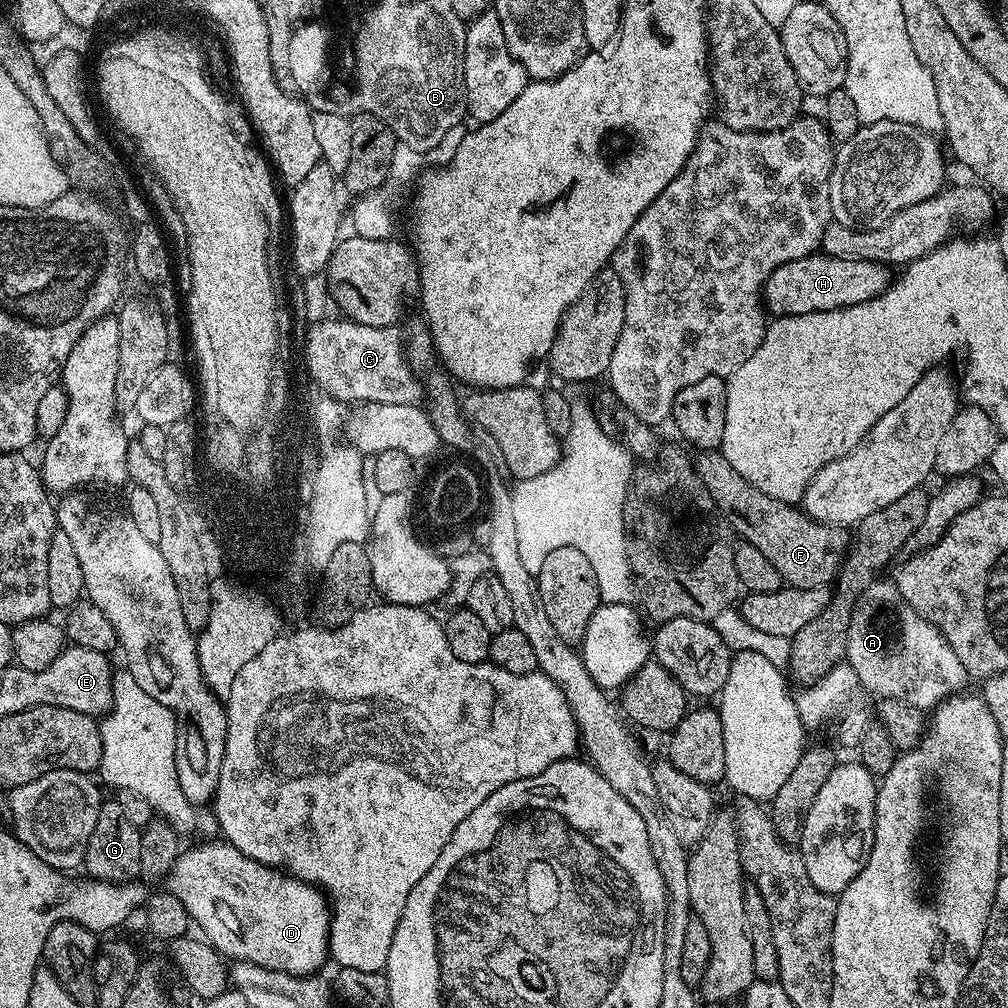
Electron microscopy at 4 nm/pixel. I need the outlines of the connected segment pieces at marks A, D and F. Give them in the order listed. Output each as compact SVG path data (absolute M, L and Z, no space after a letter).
M877 578L861 596L857 596L850 614L850 626L846 638L846 662L858 676L863 691L873 692L876 698L901 700L917 710L935 709L950 696L963 693L964 683L970 680L968 672L958 662L958 654L950 650L950 642L922 614L907 604L891 579Z
M223 838L212 839L216 840L198 848L185 847L166 877L167 891L172 892L174 898L182 902L182 906L186 906L189 921L204 931L201 932L203 939L232 962L253 964L291 976L310 976L317 973L330 956L328 931L332 913L327 895L315 884L304 884L287 872L267 868L265 864L254 862L254 858L246 858L242 850Z
M700 450L695 455L694 467L698 478L702 486L706 486L710 498L714 498L714 506L723 523L743 543L758 546L758 550L770 558L770 566L778 570L781 581L787 587L823 588L835 581L850 547L850 536L845 529L812 520L785 500L762 494L762 490L746 482L746 478L730 466L723 451Z

